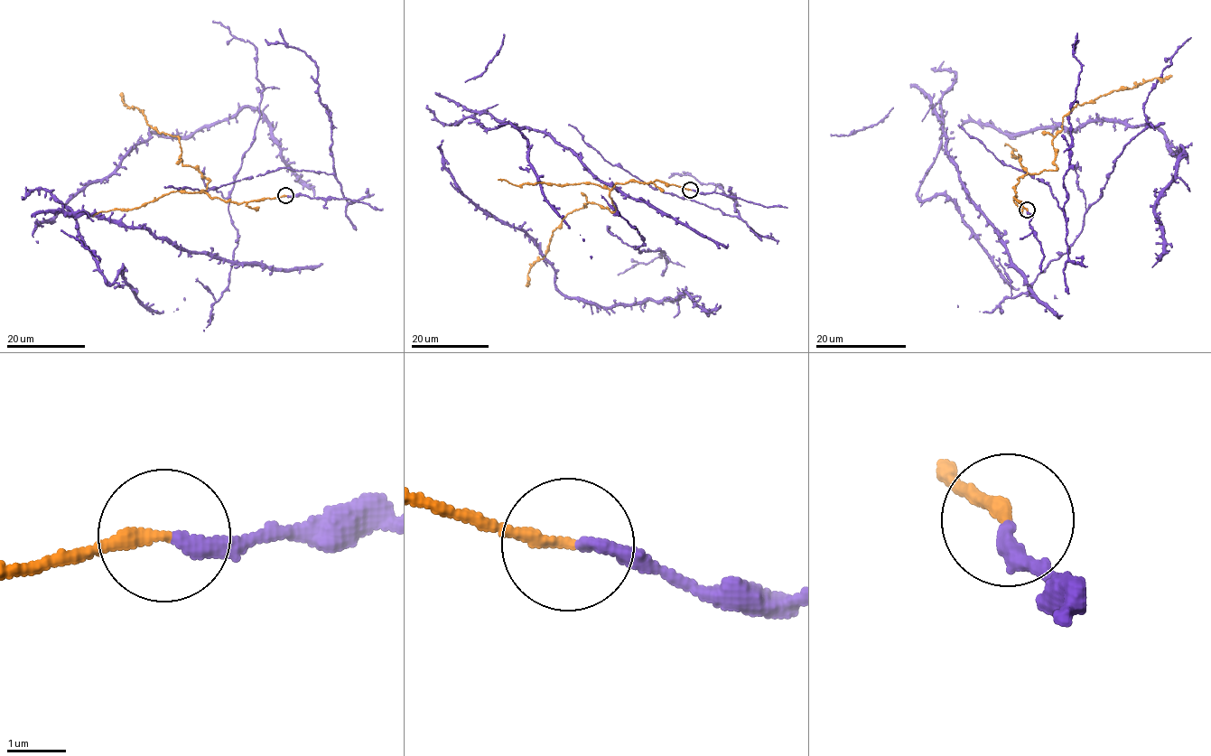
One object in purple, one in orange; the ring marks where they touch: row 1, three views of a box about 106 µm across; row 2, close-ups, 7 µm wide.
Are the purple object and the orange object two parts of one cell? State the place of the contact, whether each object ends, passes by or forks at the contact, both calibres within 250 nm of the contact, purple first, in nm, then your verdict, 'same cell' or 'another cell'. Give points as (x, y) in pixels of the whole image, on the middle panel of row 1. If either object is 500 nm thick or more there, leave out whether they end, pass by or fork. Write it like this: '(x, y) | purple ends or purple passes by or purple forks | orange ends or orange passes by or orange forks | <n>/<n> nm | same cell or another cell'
(690, 190) | purple ends | orange ends | 220/240 nm | same cell

